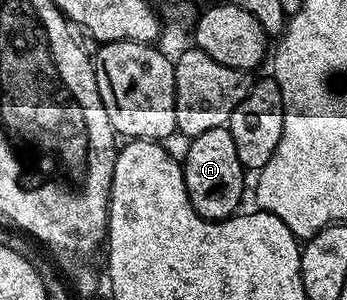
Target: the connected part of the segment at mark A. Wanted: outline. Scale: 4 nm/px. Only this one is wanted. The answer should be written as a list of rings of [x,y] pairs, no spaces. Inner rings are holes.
[[[227,126],[206,129],[206,133],[191,136],[188,152],[182,155],[186,193],[203,219],[230,219],[241,210],[240,198],[244,195],[246,168],[238,161],[238,149],[234,149],[234,137]]]

